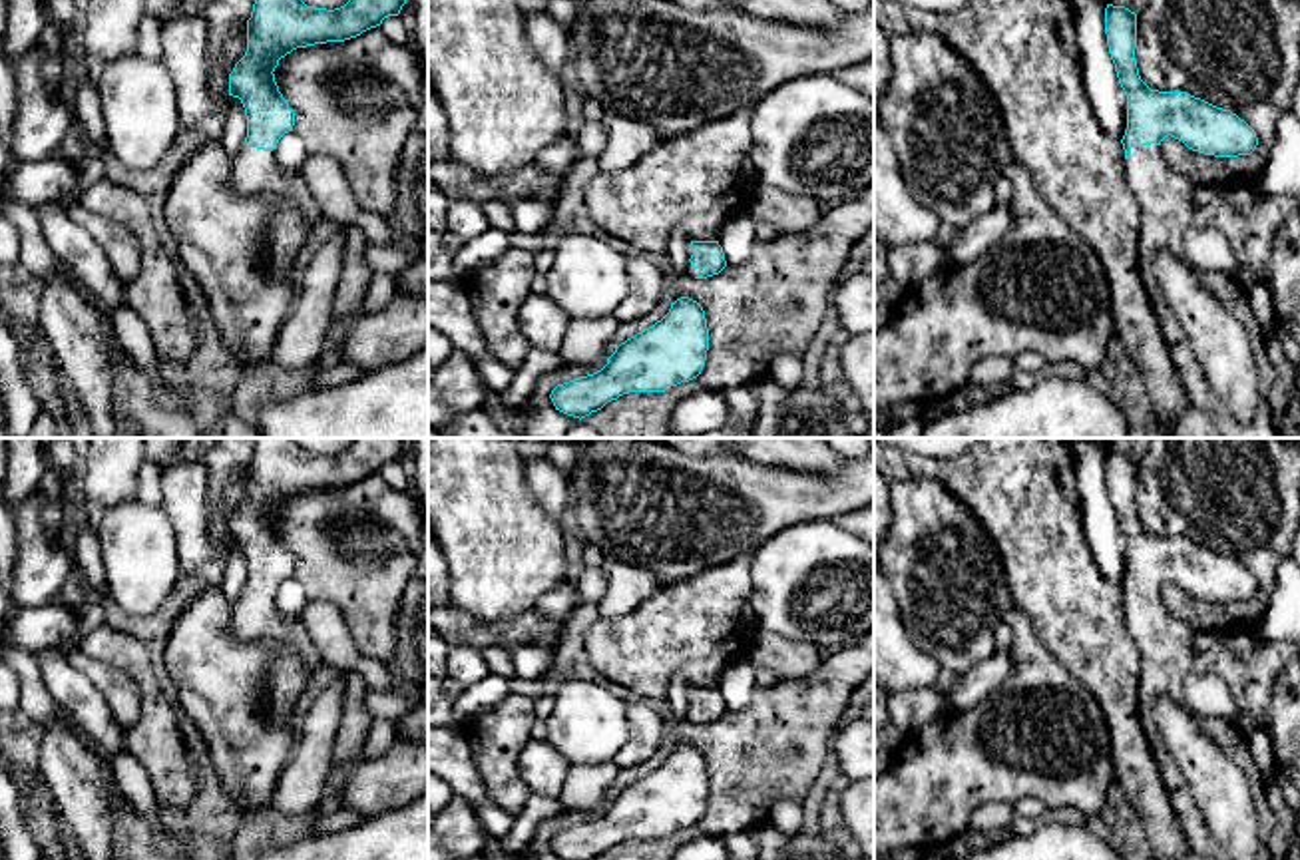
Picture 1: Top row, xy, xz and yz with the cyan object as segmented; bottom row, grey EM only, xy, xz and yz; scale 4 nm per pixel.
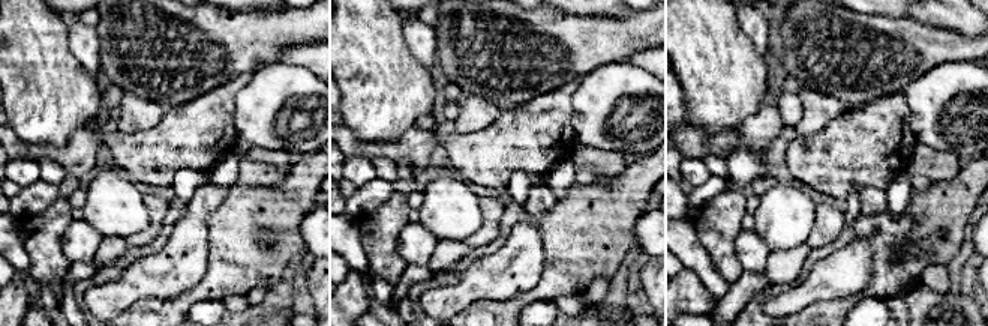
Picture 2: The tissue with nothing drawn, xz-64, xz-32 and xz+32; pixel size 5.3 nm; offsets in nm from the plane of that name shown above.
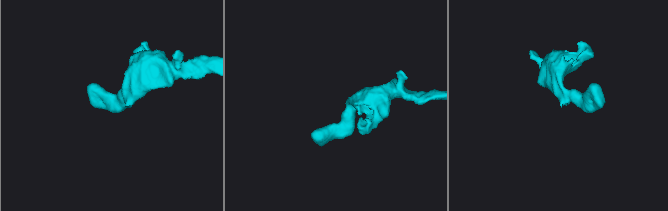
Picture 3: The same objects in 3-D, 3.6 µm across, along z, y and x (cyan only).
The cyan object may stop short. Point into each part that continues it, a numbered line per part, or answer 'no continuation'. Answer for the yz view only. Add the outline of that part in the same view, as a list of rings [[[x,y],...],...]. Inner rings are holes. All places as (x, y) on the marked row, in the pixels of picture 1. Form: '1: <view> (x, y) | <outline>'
1: yz (1165, 198) | [[[1157,143],[1131,147],[1125,159],[1127,185],[1139,203],[1139,263],[1145,267],[1143,281],[1153,285],[1149,293],[1157,324],[1163,330],[1165,346],[1177,368],[1181,386],[1192,406],[1202,410],[1224,438],[1280,438],[1270,420],[1268,392],[1276,372],[1266,352],[1266,336],[1252,313],[1246,289],[1234,275],[1198,273],[1200,283],[1218,303],[1236,317],[1250,336],[1250,348],[1258,366],[1258,406],[1248,424],[1240,424],[1208,384],[1192,344],[1171,311],[1153,273],[1153,259],[1161,249],[1183,257],[1183,235],[1192,225],[1192,189],[1194,185],[1179,171],[1173,171]]]

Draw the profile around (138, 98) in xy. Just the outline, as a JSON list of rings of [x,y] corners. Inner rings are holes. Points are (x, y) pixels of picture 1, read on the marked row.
[[[133,52],[104,66],[98,84],[109,151],[131,169],[149,169],[179,131],[177,92],[163,58]]]

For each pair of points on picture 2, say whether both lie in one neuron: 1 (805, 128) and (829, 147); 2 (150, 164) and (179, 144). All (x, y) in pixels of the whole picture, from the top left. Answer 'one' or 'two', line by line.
1: two
2: one

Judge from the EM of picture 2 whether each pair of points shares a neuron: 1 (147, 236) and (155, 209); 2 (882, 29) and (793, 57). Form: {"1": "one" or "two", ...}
{"1": "one", "2": "one"}

